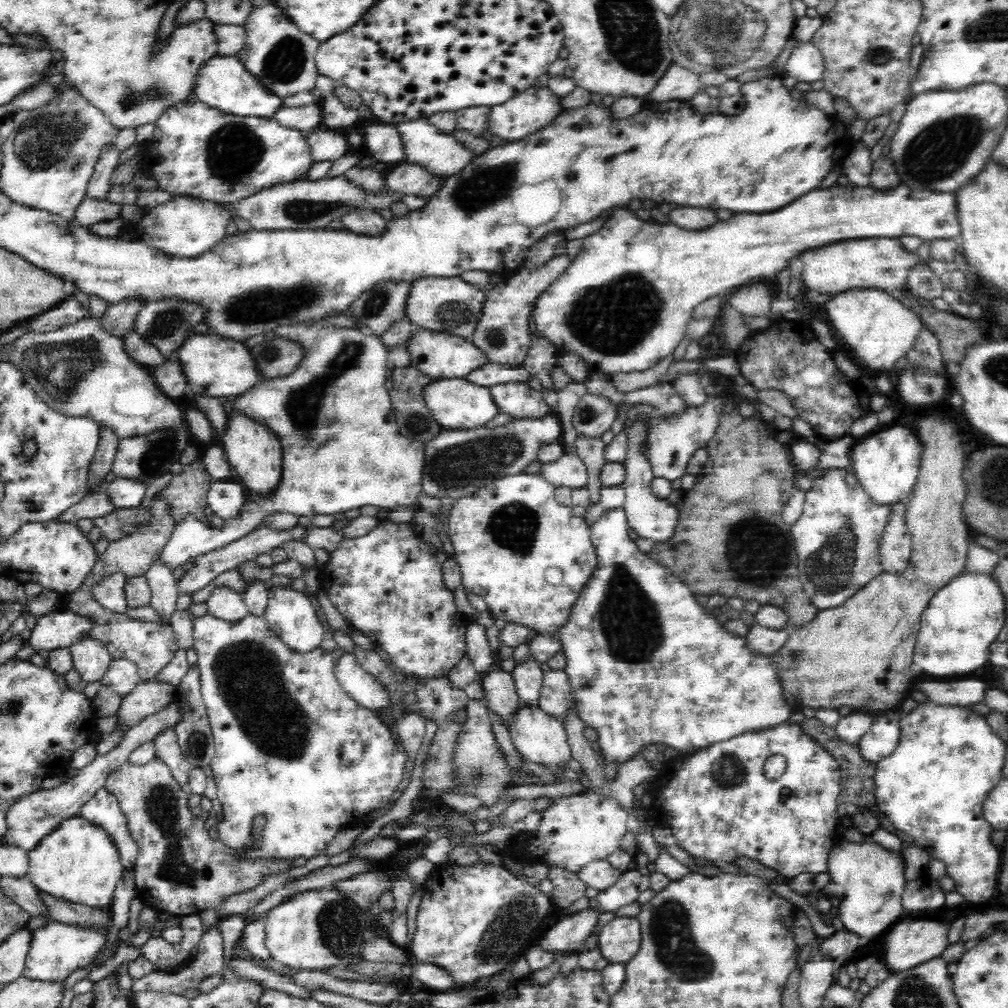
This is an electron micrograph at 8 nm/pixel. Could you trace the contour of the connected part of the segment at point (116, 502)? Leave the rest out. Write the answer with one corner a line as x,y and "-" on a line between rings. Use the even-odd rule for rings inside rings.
118,478
105,486
107,498
115,510
138,507
147,486
142,480

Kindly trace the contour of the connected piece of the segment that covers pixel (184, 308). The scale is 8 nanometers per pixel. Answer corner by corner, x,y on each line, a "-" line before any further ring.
162,299
146,303
140,308
132,326
132,331
140,335
142,339
152,343
162,353
166,360
174,359
174,353
187,337
190,337
192,326
198,322
206,322
203,314
206,308
196,303
187,303
183,300

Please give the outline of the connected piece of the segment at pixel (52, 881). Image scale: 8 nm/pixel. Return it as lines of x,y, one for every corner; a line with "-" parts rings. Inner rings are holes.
78,816
65,819
36,848
29,851
26,876
40,894
46,893
58,900
108,910
123,872
118,849
108,833

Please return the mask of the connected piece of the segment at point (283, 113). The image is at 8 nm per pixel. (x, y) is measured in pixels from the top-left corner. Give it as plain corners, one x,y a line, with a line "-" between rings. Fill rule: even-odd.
318,102
303,106
292,107
282,104
272,118
285,127
292,127
301,133
305,131
320,129
322,113

